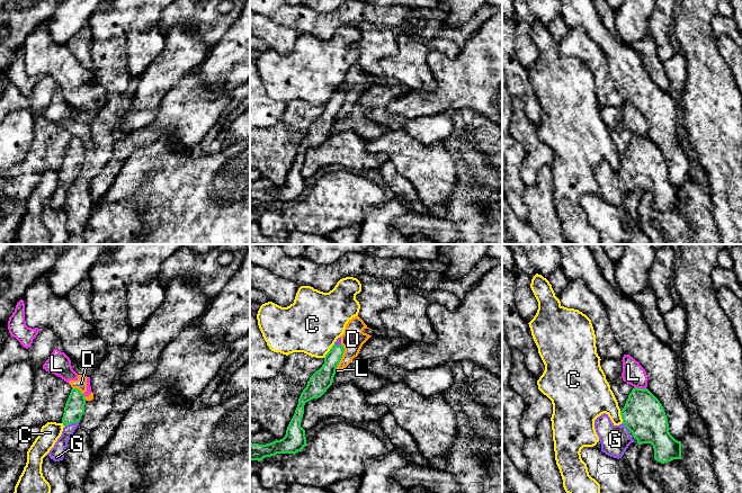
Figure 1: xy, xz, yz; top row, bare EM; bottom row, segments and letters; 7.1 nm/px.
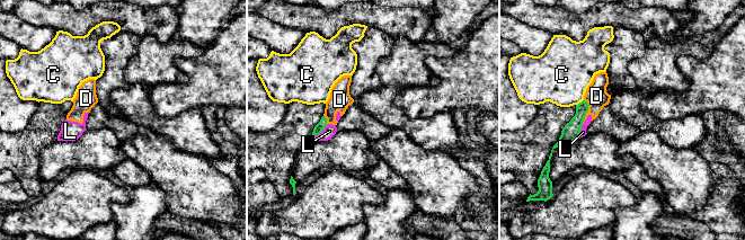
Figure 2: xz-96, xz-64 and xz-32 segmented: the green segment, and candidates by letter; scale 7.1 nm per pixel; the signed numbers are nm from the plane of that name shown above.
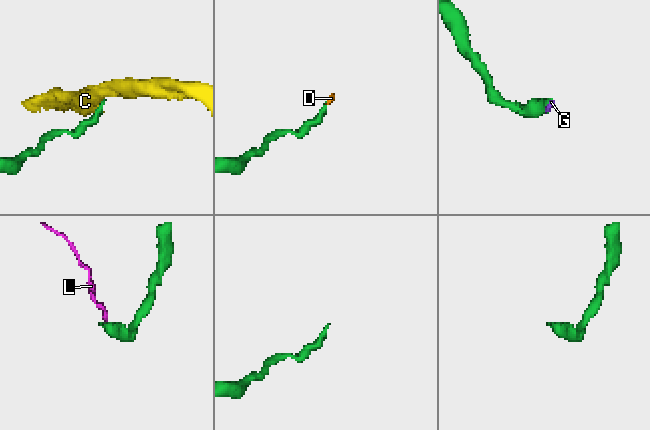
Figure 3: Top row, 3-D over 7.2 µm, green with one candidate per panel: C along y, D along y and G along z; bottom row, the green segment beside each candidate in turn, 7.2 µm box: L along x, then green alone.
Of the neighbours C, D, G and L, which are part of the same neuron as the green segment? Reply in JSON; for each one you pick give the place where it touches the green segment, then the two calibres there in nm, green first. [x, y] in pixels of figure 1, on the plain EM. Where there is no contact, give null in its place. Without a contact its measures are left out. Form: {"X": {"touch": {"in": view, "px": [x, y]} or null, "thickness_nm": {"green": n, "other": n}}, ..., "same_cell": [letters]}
{"G": {"touch": {"in": "xy", "px": [71, 170]}, "thickness_nm": {"green": 140, "other": 100}}, "same_cell": ["G"]}

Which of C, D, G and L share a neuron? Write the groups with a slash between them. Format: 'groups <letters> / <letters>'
groups C / D L / G

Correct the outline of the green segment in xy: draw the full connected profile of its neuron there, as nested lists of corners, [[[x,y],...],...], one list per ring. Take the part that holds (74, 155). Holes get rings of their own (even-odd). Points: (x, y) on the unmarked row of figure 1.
[[[72,136],[65,151],[62,171],[64,173],[61,185],[47,201],[54,209],[63,208],[68,190],[78,176],[82,162],[84,161],[86,146],[78,136]]]

